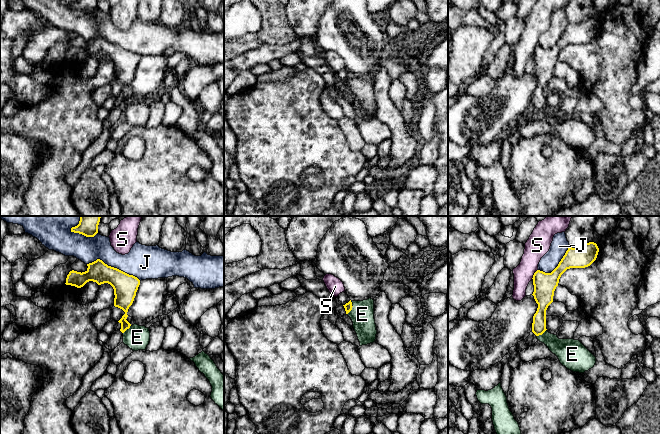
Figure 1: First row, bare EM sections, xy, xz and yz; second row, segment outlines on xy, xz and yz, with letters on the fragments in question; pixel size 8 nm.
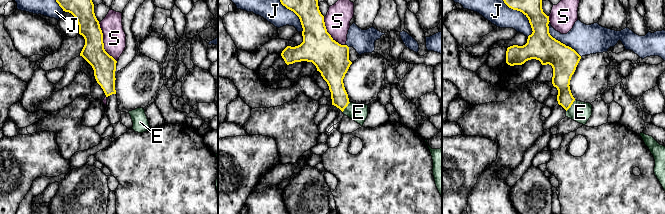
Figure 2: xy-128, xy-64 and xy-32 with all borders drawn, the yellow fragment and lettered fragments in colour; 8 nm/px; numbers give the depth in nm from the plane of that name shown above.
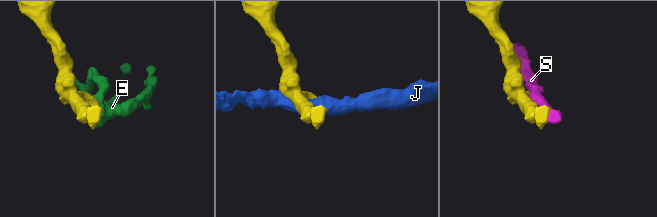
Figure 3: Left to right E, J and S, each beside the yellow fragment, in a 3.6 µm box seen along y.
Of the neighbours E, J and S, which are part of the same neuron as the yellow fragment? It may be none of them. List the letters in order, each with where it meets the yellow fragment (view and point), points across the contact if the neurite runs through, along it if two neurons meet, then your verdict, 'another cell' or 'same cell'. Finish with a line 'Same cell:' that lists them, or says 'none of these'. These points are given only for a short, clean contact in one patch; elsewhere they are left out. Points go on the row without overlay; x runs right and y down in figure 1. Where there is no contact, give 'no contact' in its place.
E: xz (351, 84) | across xz (348, 82), (351, 84), (362, 90) | same cell
J: xy (113, 43) | another cell
S: yz (534, 50) | another cell
Same cell: E

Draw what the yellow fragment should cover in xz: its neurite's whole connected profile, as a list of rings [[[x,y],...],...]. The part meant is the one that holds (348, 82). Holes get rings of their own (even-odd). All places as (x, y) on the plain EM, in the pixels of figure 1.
[[[374,76],[349,77],[343,81],[346,90],[353,98],[360,122],[375,118],[376,100],[374,95]]]

